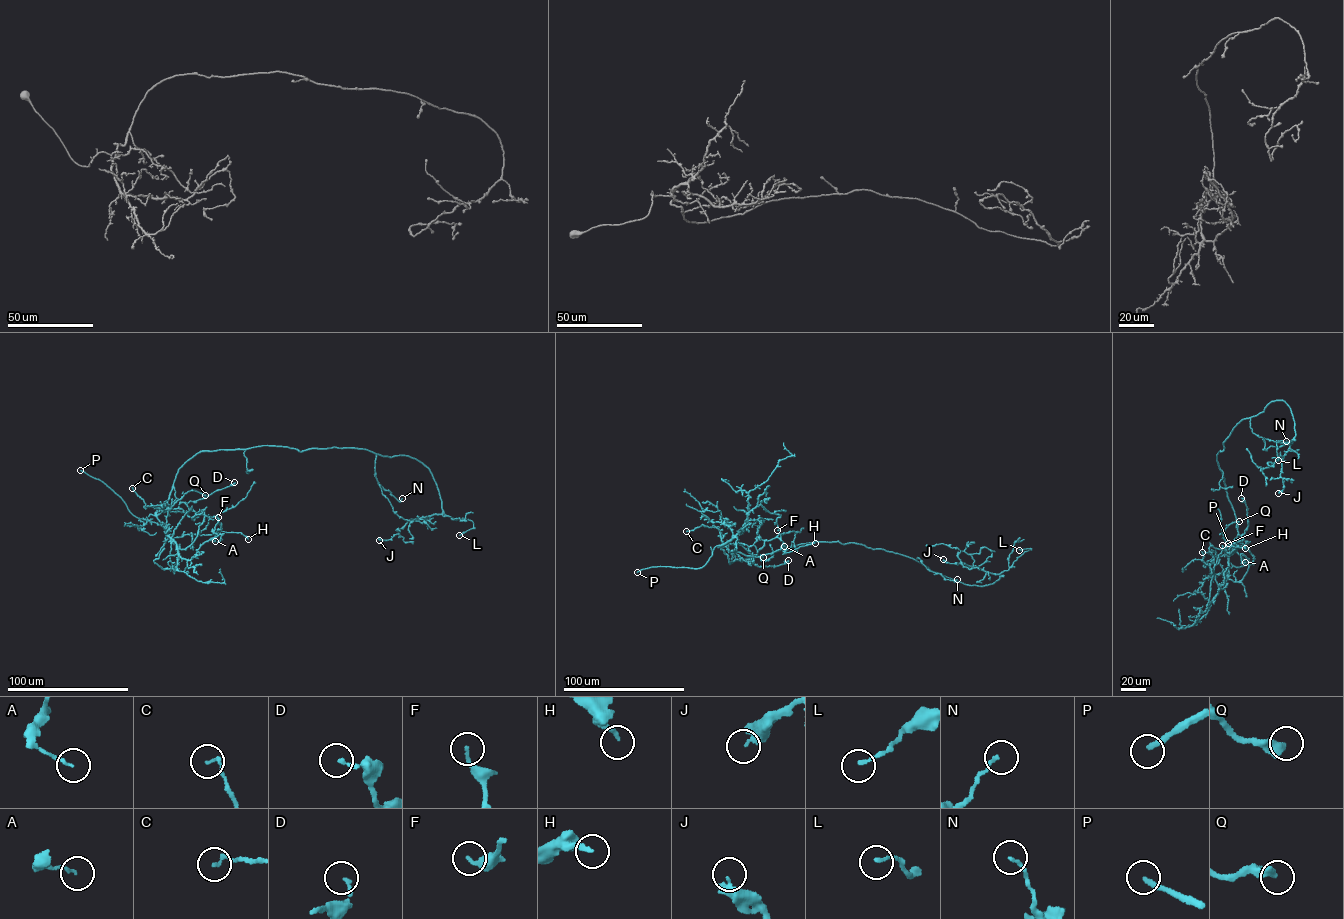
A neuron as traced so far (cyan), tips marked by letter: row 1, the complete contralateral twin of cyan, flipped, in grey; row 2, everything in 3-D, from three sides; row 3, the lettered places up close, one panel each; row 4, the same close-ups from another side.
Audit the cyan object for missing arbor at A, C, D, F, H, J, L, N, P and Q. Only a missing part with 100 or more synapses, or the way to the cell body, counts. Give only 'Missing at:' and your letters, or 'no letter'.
Missing at: P

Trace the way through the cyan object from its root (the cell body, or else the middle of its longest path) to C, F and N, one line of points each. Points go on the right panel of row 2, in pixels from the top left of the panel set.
C: (1216, 456), (1238, 534), (1228, 561), (1224, 555), (1214, 557), (1205, 565), (1202, 552)
F: (1216, 456), (1238, 532), (1228, 557), (1228, 577), (1210, 602), (1212, 571), (1222, 545)
N: (1216, 456), (1234, 427), (1246, 418), (1250, 418), (1252, 431), (1258, 436), (1288, 444), (1286, 441)

